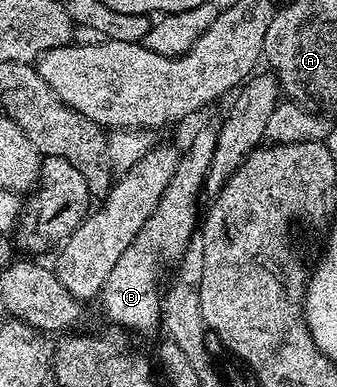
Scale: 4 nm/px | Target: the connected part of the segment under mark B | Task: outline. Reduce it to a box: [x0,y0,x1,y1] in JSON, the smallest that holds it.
[99,130,217,332]

